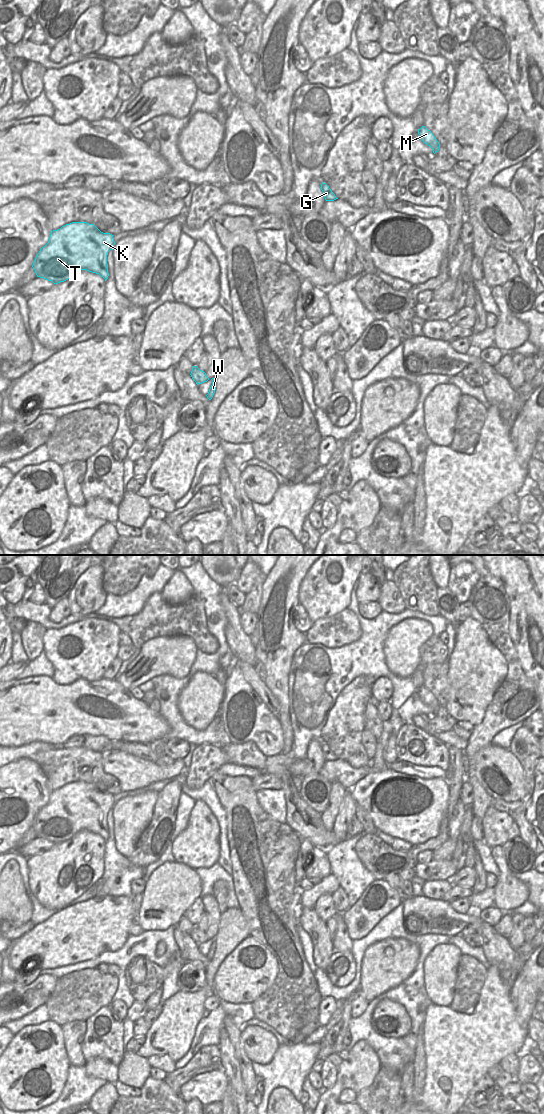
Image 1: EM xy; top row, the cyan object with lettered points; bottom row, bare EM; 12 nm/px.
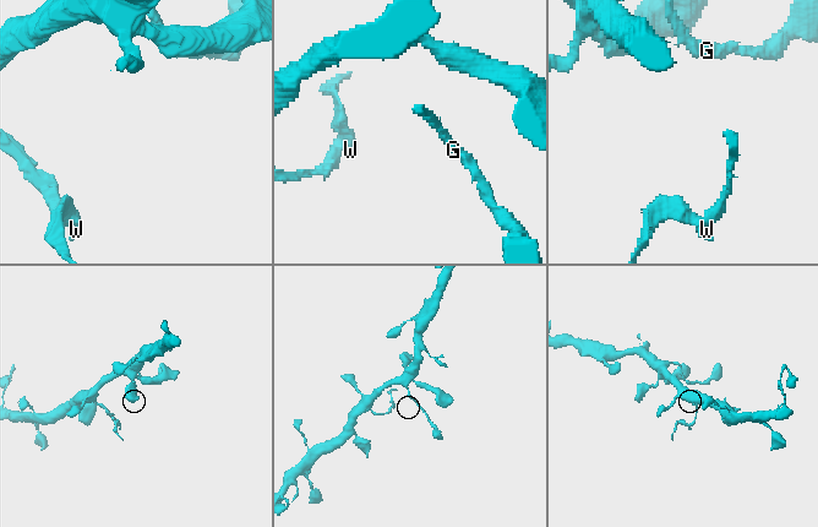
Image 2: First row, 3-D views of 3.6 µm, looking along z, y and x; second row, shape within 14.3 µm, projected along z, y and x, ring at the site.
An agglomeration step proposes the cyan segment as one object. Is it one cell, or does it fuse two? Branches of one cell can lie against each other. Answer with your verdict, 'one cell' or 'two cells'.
two cells

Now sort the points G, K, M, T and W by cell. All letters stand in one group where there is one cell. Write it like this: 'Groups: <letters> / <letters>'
Groups: G K M T / W

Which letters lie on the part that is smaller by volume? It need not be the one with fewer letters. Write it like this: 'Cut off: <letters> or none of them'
Cut off: W

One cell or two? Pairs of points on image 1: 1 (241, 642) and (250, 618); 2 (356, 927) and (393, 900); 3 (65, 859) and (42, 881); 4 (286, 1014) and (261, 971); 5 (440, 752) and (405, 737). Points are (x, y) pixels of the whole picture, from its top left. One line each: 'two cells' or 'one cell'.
1: two cells
2: one cell
3: one cell
4: two cells
5: one cell

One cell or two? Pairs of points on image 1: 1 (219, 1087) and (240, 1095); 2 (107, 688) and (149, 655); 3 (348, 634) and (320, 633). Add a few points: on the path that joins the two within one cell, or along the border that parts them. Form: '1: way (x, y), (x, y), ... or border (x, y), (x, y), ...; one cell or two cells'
1: border (222, 1068), (228, 1081); two cells
2: border (115, 680), (129, 691); two cells
3: way (341, 633), (327, 633); one cell

